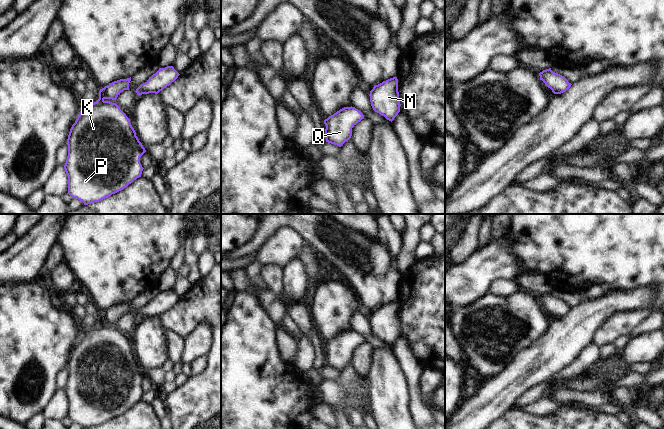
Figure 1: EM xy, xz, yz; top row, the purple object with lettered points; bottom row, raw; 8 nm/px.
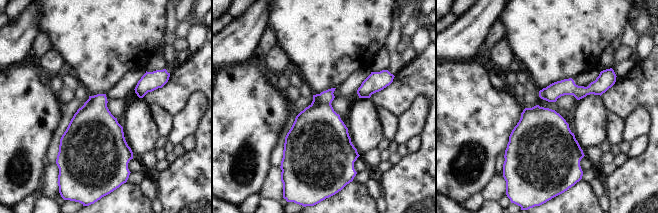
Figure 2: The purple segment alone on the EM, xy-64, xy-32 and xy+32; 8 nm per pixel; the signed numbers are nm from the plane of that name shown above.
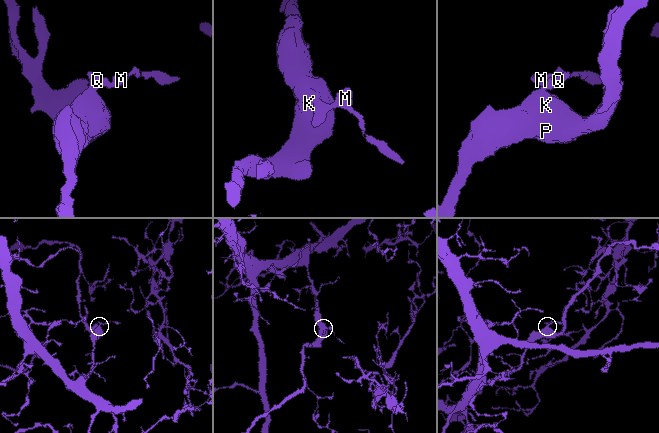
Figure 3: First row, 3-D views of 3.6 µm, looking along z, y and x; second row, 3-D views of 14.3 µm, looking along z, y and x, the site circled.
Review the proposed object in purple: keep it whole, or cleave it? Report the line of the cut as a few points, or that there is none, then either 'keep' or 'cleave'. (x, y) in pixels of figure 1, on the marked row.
no cut | keep

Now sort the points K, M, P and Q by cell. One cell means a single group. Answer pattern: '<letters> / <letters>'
K M P Q

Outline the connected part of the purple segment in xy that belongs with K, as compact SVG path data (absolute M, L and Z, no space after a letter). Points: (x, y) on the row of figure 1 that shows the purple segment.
M131 77L120 79L100 89L99 99L81 109L79 116L70 129L67 139L68 156L64 165L68 176L68 194L72 198L77 198L83 202L84 205L99 202L123 190L134 180L141 177L144 169L140 163L140 157L146 152L145 148L136 136L130 119L116 103L109 101L110 99L116 101L121 92L129 90L130 81Z

